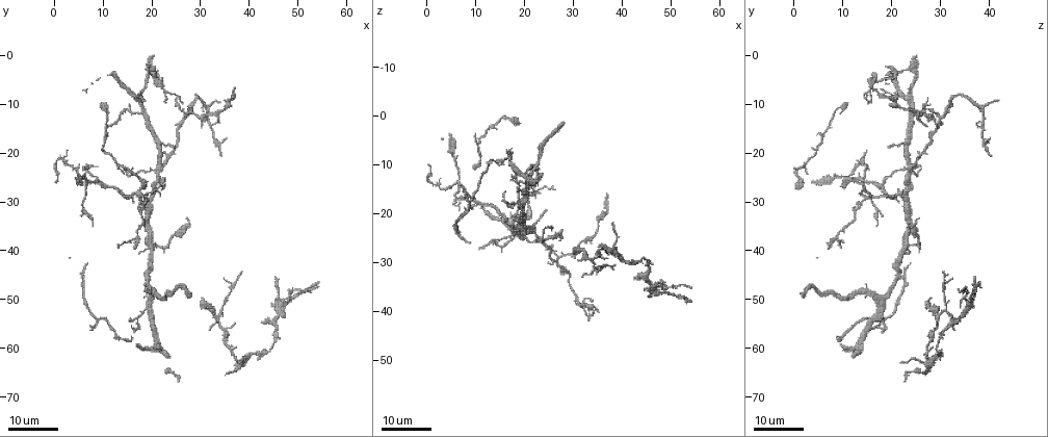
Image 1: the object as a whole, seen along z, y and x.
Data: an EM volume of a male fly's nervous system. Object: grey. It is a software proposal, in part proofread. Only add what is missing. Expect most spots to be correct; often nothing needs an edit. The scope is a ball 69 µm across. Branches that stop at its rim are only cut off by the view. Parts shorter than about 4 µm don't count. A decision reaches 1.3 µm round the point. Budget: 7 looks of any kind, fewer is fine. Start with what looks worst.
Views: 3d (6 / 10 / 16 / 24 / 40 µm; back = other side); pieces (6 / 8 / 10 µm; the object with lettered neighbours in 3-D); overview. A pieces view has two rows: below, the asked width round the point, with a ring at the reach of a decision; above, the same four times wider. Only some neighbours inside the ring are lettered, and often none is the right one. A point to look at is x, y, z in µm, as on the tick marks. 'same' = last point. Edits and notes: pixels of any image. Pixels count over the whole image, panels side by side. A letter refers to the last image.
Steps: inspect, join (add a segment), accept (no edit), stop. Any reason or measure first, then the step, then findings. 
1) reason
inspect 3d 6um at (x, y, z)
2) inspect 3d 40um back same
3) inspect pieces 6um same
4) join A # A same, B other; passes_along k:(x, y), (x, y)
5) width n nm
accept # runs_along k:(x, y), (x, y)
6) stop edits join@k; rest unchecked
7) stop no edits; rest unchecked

an open end
inspect 3d 16um at (45.5, 45.5, 37.5)

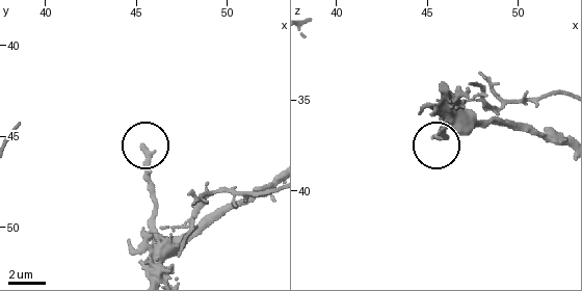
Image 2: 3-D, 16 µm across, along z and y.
what lies round it
inspect pieces 8um same

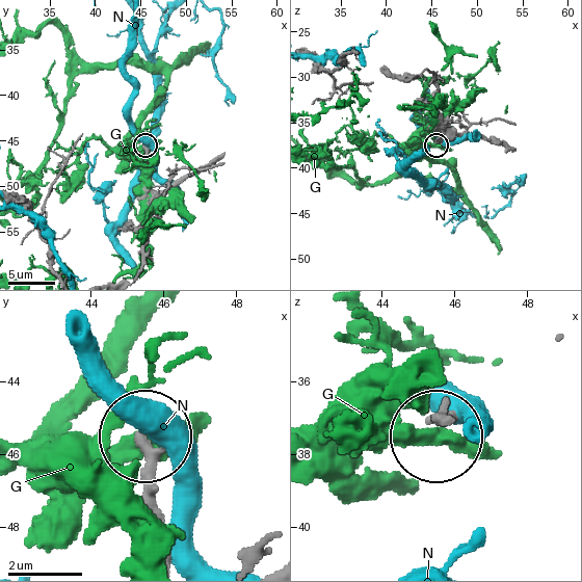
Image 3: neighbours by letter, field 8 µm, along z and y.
accept # G other, N other; none of them fits

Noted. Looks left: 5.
free end
inspect 3d 24um at (11.0, 15.0, 26.5)

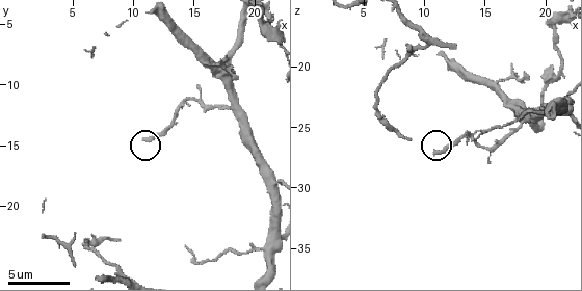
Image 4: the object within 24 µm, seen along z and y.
inspect pieces 6um at (11.0, 14.6, 27.0)

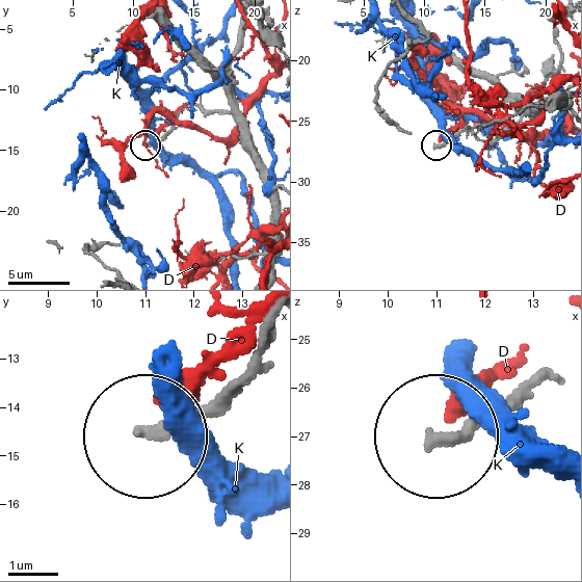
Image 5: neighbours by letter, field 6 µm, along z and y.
accept # D other, K other; runs_along 5:(535, 380), (441, 430); no lettered segment goes on from it

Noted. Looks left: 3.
free end
inspect 3d 16um at (24.0, 19.0, 20.0)

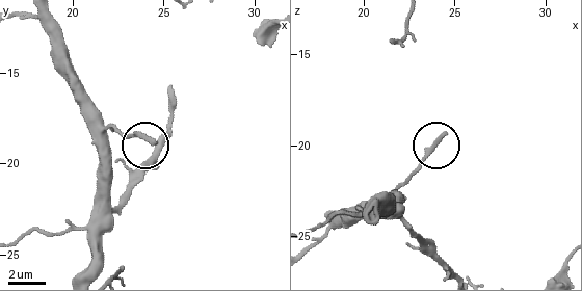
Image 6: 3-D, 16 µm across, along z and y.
inspect pieces 10um at (24.4, 18.7, 19.4)

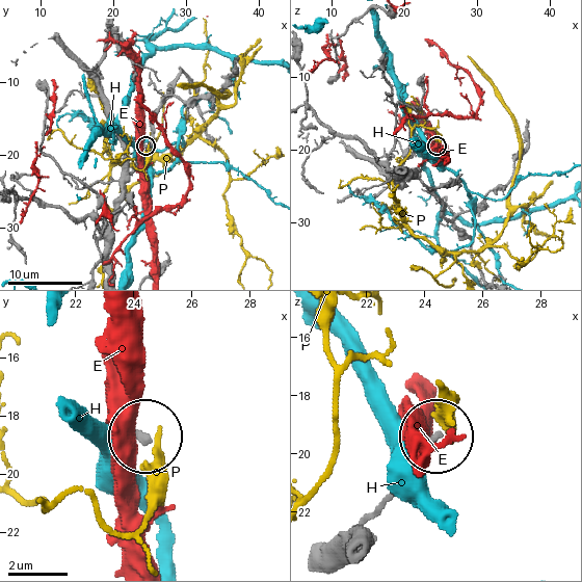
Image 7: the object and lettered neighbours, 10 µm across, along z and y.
accept # E other, H other, P other; runs_along 7:(351, 550), (360, 520), (431, 440); none of them fits

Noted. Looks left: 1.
branch stops here
inspect pieces 8um at (18.6, 9.6, 21.0)

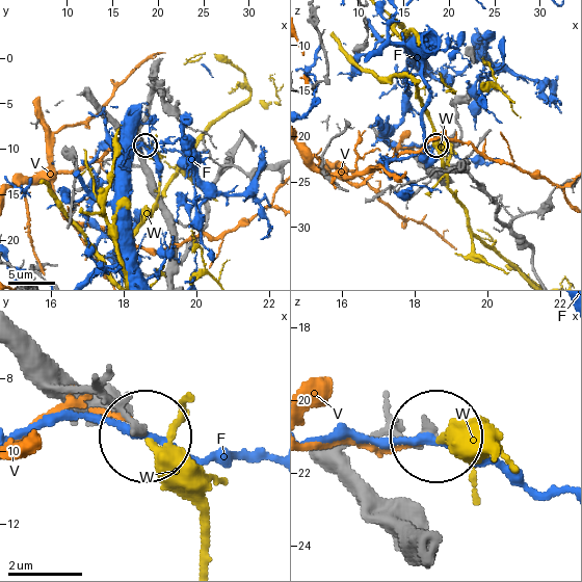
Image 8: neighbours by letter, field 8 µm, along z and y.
accept # F other, V other, W other; none of them fits

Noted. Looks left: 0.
stop no edits; rest unchecked

